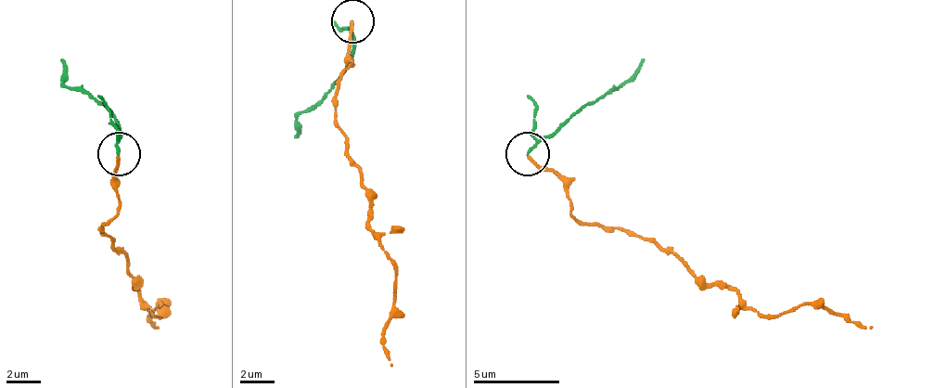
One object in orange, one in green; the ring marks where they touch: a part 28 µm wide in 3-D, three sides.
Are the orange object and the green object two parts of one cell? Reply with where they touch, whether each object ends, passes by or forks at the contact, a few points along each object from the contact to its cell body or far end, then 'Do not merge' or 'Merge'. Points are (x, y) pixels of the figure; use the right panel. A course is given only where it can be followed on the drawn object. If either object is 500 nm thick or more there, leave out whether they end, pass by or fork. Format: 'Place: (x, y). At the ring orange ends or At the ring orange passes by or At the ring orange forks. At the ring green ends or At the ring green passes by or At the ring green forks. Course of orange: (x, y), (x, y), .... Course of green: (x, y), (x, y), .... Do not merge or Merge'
Place: (528, 153). At the ring orange ends. At the ring green passes by. Course of orange: (526, 155), (565, 185), (569, 211), (630, 228), (698, 280), (729, 284), (772, 315), (824, 305), (871, 328). Course of green: (526, 155), (625, 82), (643, 59). Do not merge

